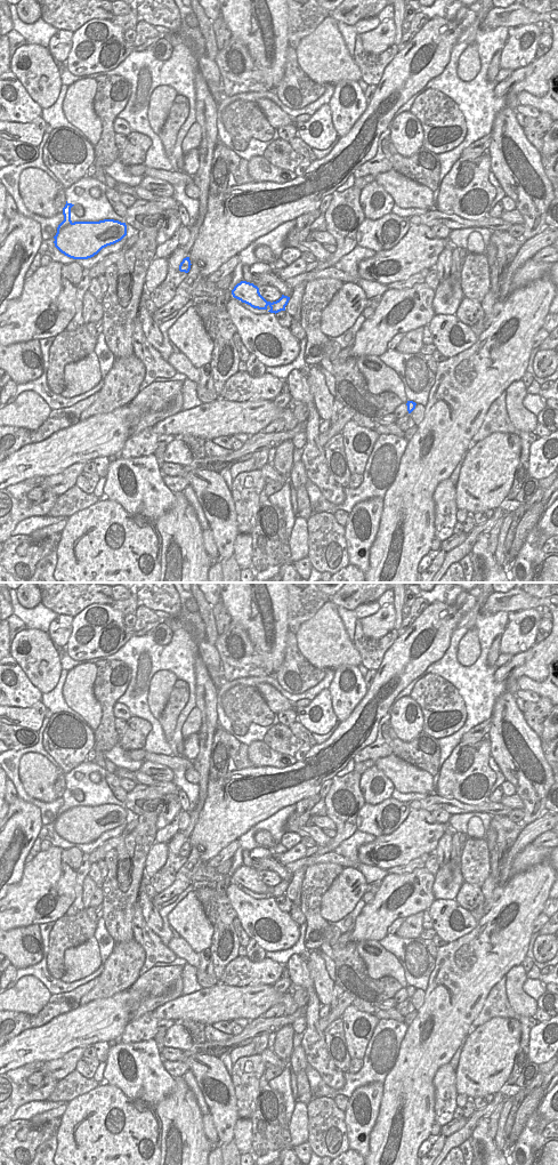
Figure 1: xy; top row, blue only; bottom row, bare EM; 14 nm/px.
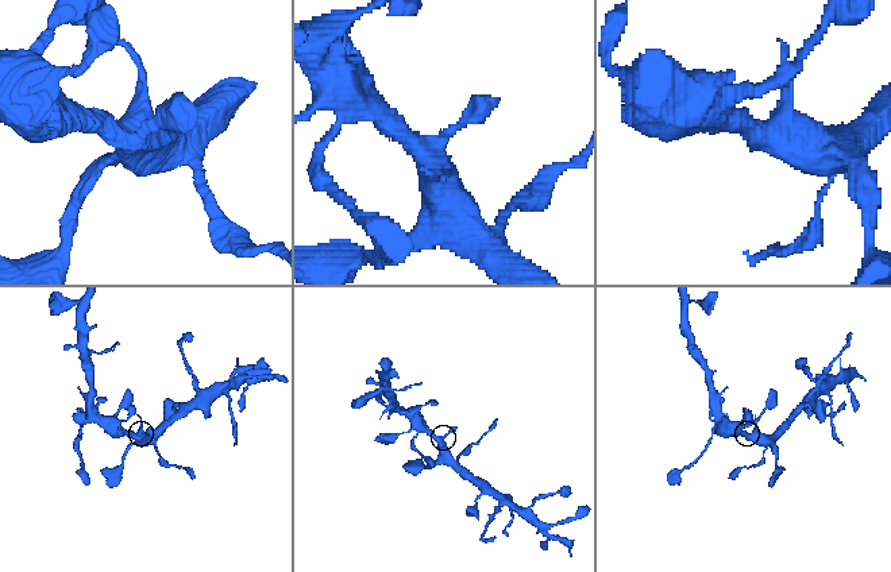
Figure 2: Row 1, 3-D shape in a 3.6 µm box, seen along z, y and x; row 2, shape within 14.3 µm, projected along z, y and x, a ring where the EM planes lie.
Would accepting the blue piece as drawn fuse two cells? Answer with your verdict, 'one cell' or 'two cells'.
one cell

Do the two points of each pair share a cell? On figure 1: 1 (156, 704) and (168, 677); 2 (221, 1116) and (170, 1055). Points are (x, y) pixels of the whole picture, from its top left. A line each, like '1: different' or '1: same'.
1: same
2: same

